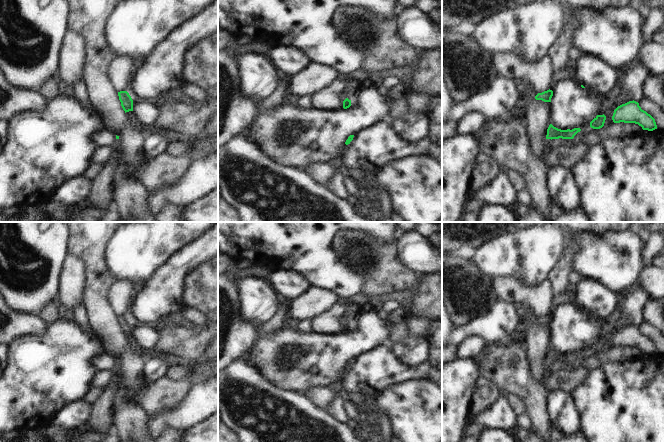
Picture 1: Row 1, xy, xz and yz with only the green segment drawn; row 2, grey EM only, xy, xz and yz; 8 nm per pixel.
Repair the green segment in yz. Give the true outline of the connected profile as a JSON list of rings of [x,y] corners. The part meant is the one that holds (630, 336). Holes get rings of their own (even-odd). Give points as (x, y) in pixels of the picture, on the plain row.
[[[634,324],[618,330],[614,334],[612,344],[614,347],[635,347],[643,354],[653,355],[657,353],[655,343],[642,334],[639,327]]]

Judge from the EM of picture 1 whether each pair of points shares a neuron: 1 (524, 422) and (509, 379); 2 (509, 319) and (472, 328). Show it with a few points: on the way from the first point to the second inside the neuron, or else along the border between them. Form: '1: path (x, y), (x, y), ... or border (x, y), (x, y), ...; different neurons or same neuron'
1: border (527, 412), (530, 417), (531, 426), (536, 431); different neurons
2: path (500, 323), (495, 327), (481, 327); same neuron

